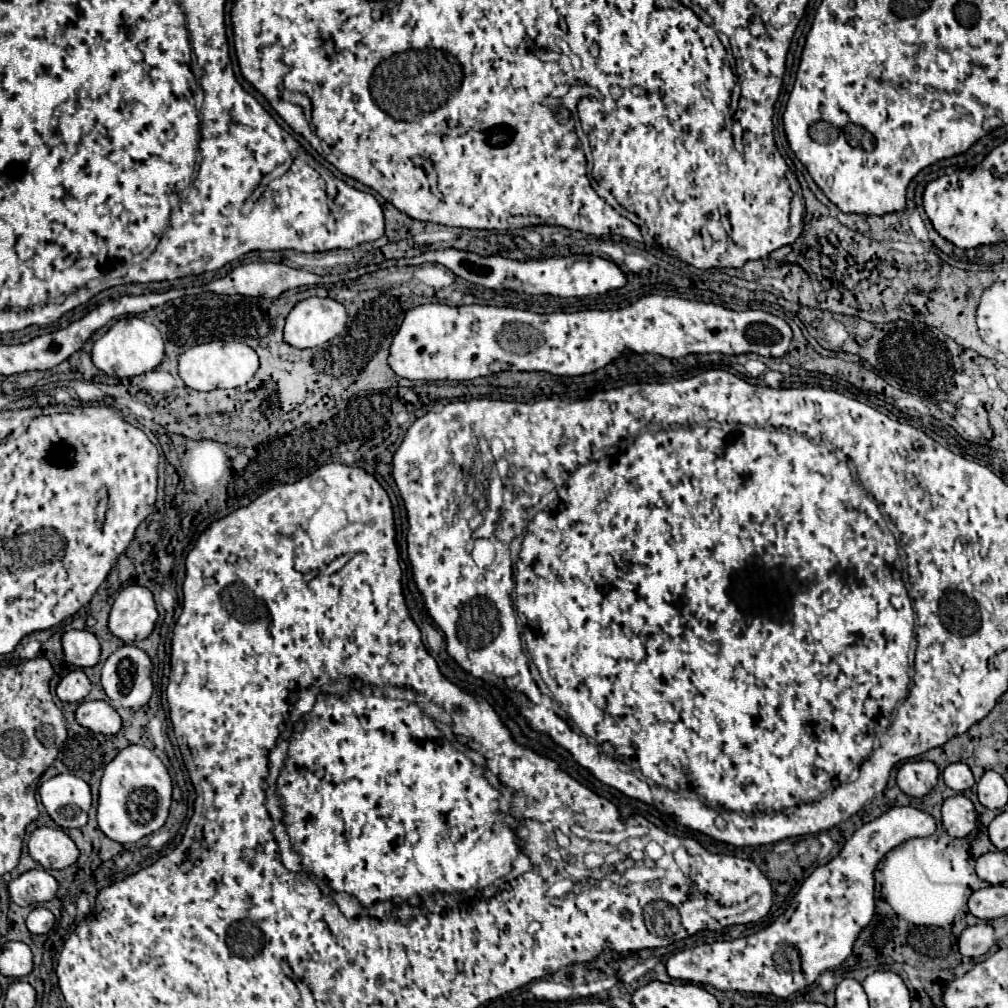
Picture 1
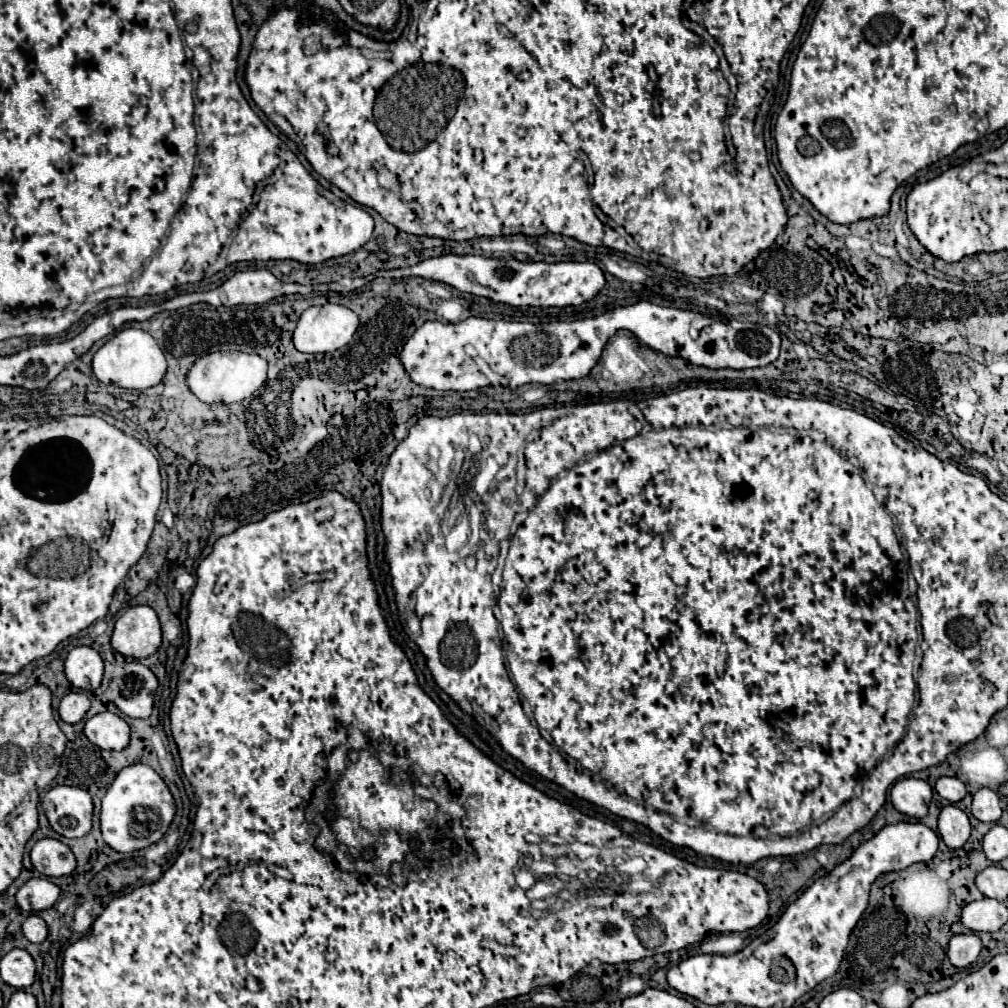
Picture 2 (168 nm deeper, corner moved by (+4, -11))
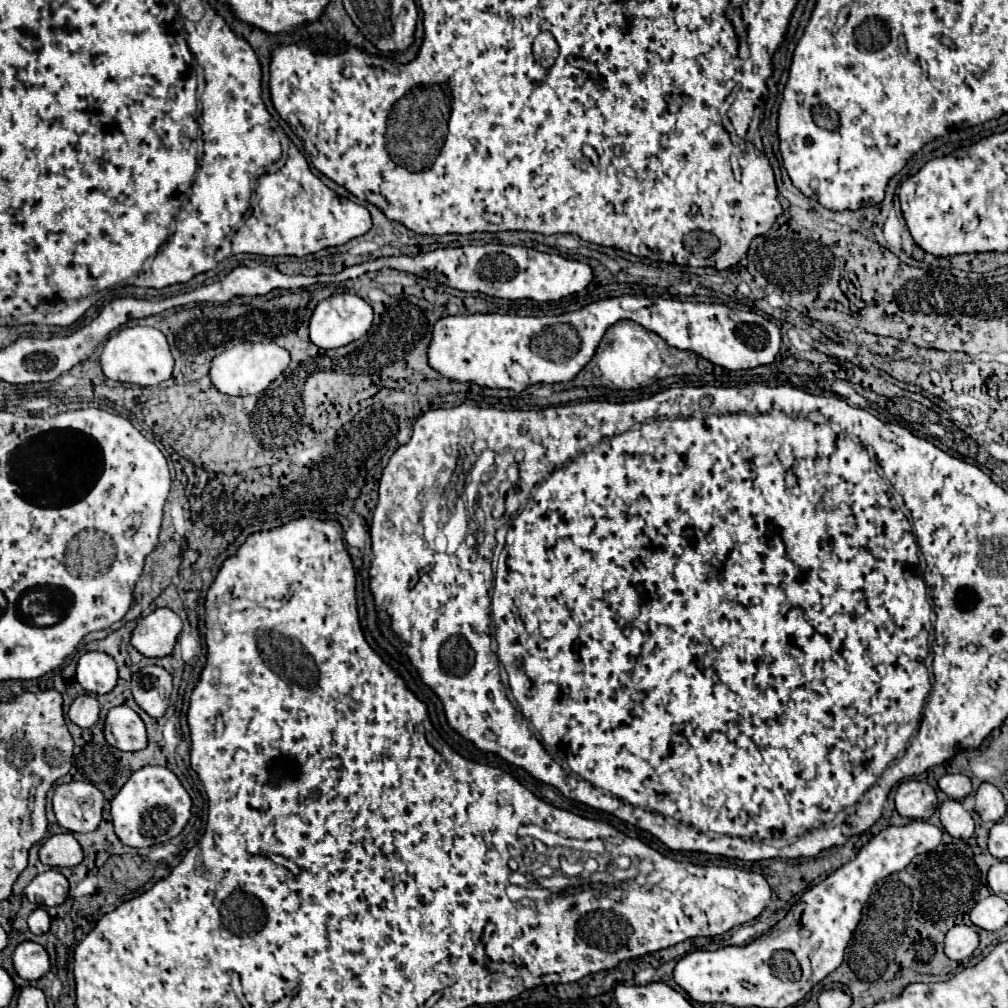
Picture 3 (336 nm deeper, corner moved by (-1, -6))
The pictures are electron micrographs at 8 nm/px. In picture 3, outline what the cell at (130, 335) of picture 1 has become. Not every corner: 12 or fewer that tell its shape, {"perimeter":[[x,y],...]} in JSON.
{"perimeter":[[127,326],[101,352],[109,380],[153,386],[171,378],[161,330]]}

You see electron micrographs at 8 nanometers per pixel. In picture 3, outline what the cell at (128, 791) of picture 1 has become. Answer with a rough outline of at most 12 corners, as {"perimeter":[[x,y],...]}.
{"perimeter":[[163,766],[131,774],[111,800],[133,848],[179,836],[191,796]]}

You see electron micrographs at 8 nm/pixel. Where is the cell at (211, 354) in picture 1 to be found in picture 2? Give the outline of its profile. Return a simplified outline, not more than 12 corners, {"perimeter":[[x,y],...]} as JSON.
{"perimeter":[[242,351],[194,361],[188,389],[236,403],[266,381],[266,361]]}

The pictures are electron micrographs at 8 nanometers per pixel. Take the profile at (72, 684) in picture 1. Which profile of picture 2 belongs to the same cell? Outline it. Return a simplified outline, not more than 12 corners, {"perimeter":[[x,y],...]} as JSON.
{"perimeter":[[84,691],[68,693],[58,705],[66,723],[78,723],[90,709]]}

